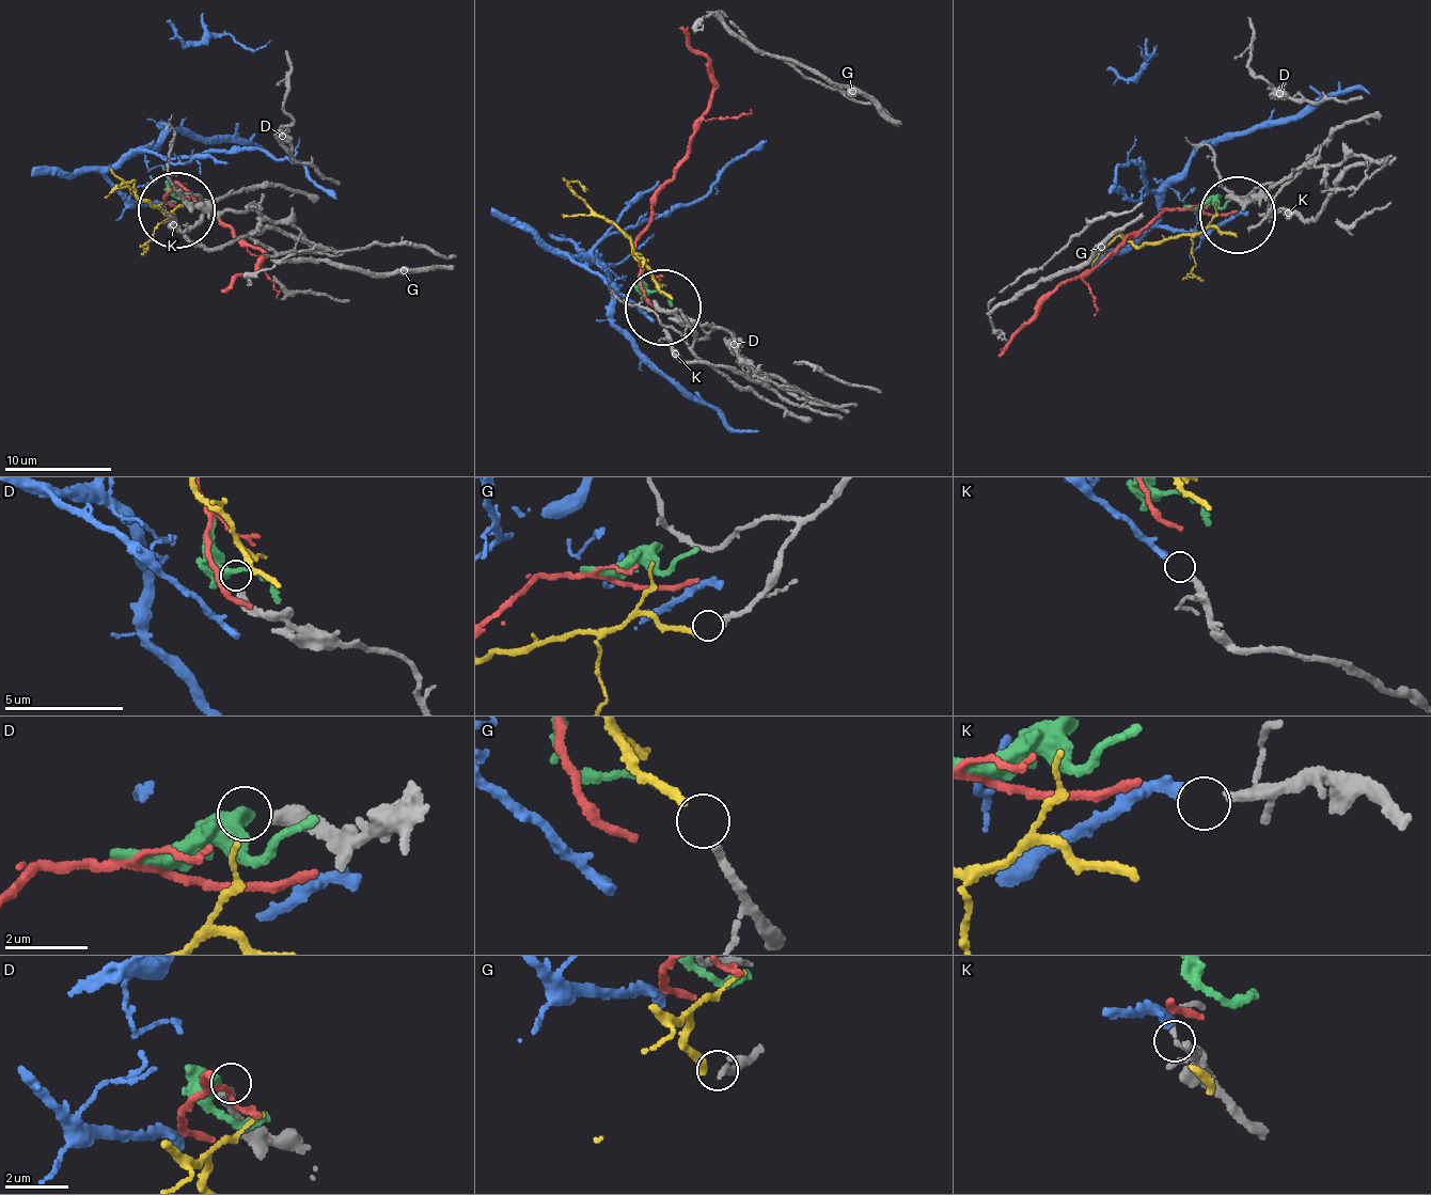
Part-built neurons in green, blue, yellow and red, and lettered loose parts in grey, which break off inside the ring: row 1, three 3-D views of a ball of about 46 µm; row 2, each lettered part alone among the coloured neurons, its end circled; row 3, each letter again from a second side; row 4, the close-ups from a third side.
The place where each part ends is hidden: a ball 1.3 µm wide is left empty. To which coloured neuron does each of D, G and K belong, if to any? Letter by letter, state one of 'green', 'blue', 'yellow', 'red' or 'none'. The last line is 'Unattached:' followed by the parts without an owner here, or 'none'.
D: none
G: yellow
K: blue
Unattached: D

